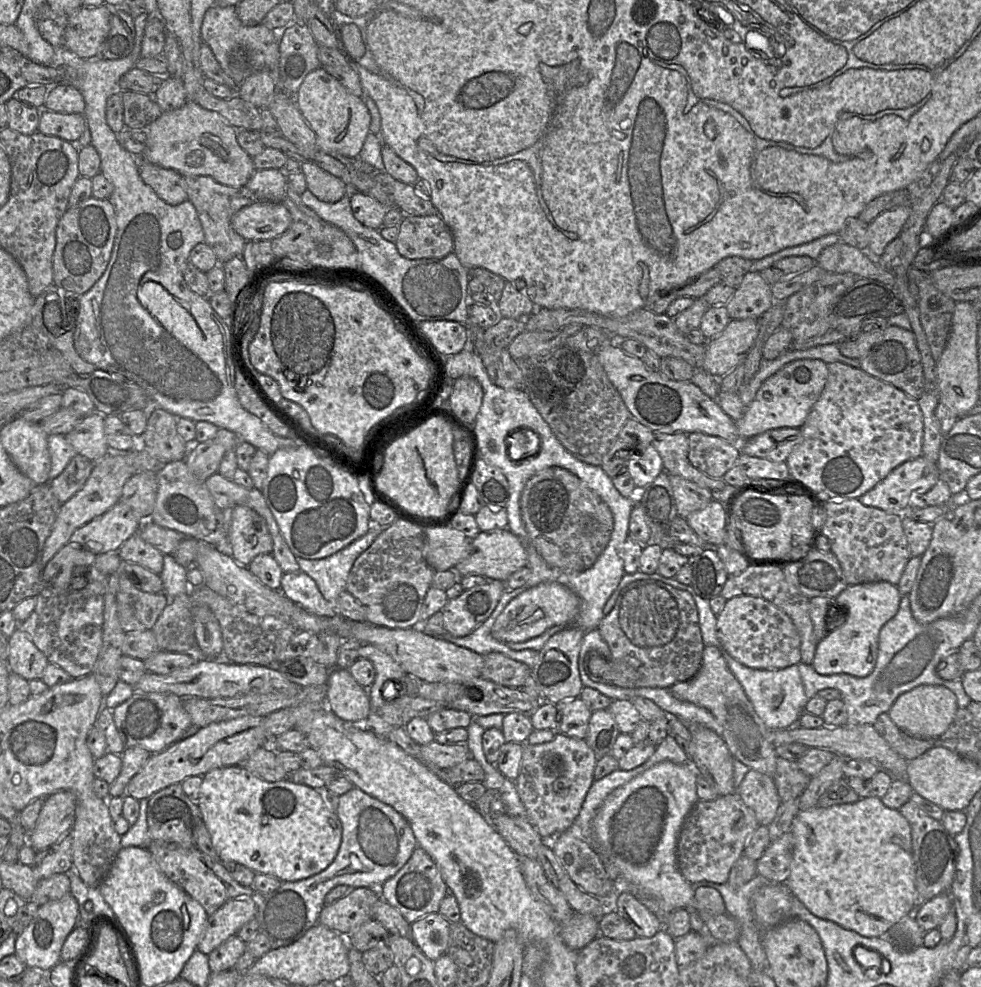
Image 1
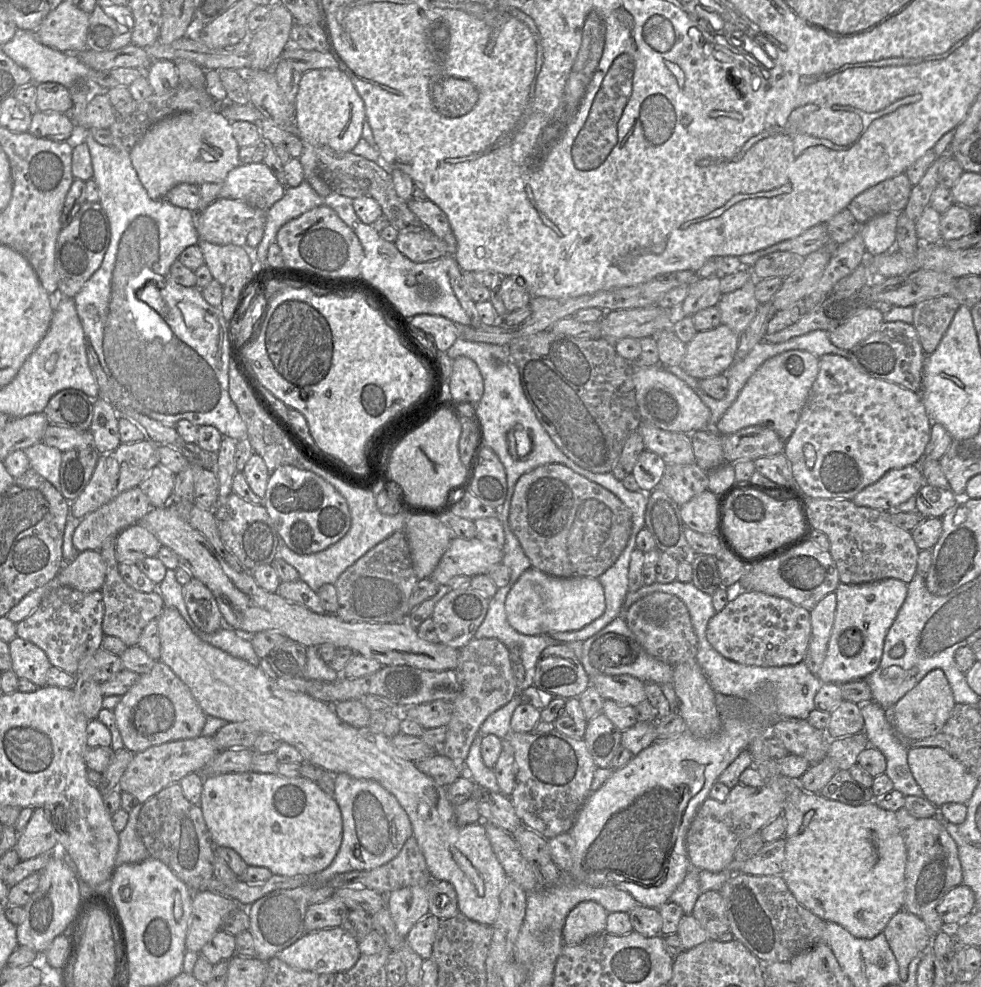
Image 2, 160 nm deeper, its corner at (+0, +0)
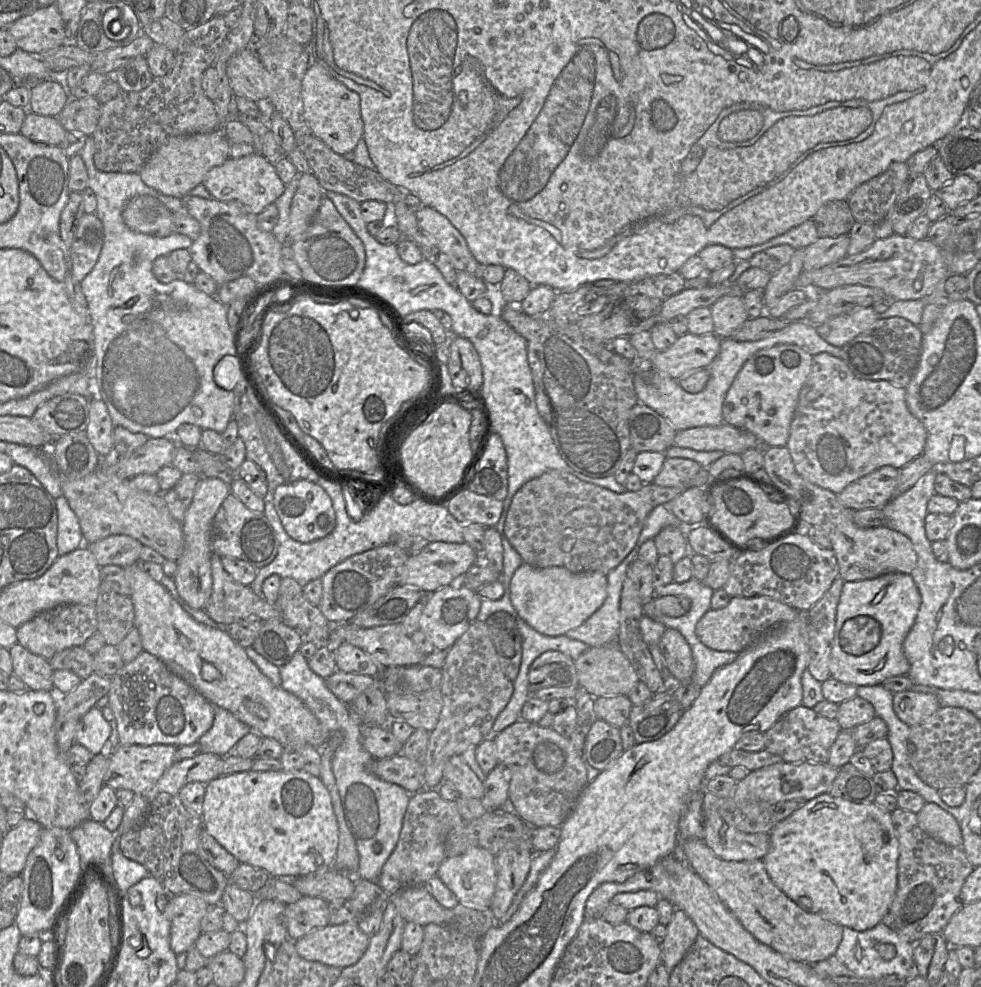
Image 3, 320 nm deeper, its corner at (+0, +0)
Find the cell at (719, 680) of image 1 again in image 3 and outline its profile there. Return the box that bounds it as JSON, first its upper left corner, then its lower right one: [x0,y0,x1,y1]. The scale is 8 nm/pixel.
[761,793,899,931]

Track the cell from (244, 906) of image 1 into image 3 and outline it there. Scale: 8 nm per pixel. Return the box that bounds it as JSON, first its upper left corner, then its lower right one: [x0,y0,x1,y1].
[170,894,209,955]

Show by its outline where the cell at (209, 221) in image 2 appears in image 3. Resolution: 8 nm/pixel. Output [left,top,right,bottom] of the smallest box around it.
[122,195,200,240]

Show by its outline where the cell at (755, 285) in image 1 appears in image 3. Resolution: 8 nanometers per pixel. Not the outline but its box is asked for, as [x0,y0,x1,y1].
[711,295,749,338]

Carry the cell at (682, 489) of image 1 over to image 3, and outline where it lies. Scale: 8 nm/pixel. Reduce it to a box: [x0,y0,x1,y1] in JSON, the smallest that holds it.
[653,457,702,487]

